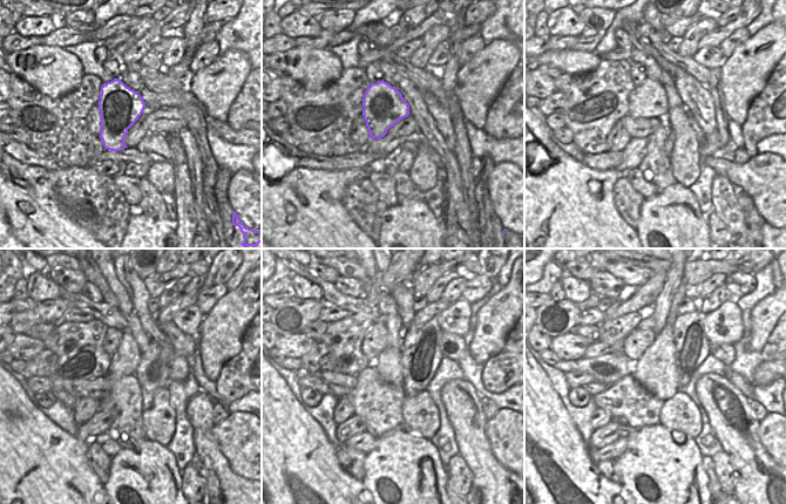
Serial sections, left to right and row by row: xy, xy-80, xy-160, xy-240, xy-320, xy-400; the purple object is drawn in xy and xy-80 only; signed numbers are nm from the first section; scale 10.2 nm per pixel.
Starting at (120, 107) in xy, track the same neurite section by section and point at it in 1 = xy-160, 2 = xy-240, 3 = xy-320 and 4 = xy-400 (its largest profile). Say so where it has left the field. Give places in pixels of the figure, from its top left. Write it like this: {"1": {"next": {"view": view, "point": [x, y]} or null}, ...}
{"1": {"next": {"view": "xy-160", "point": [649, 100]}}, "2": {"next": {"view": "xy-240", "point": [126, 359]}}, "3": {"next": {"view": "xy-320", "point": [387, 305]}}, "4": {"next": {"view": "xy-400", "point": [659, 310]}}}

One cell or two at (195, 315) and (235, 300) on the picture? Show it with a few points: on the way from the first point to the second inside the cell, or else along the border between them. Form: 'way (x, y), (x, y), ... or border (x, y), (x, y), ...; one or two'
border (204, 315), (197, 333); two

